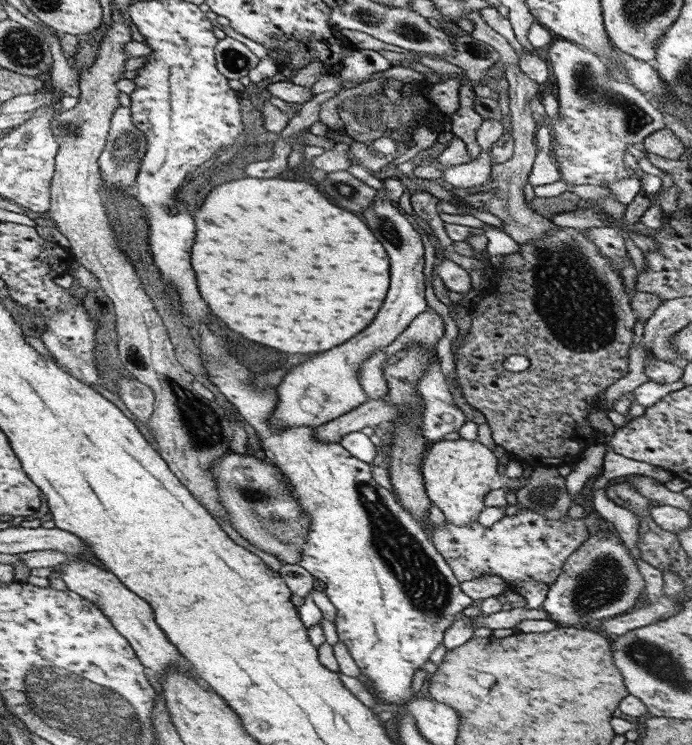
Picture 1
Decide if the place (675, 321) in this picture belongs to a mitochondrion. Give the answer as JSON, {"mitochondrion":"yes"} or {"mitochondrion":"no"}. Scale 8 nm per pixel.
{"mitochondrion":"yes"}

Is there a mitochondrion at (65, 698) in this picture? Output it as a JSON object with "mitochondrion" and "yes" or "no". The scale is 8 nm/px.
{"mitochondrion":"yes"}

